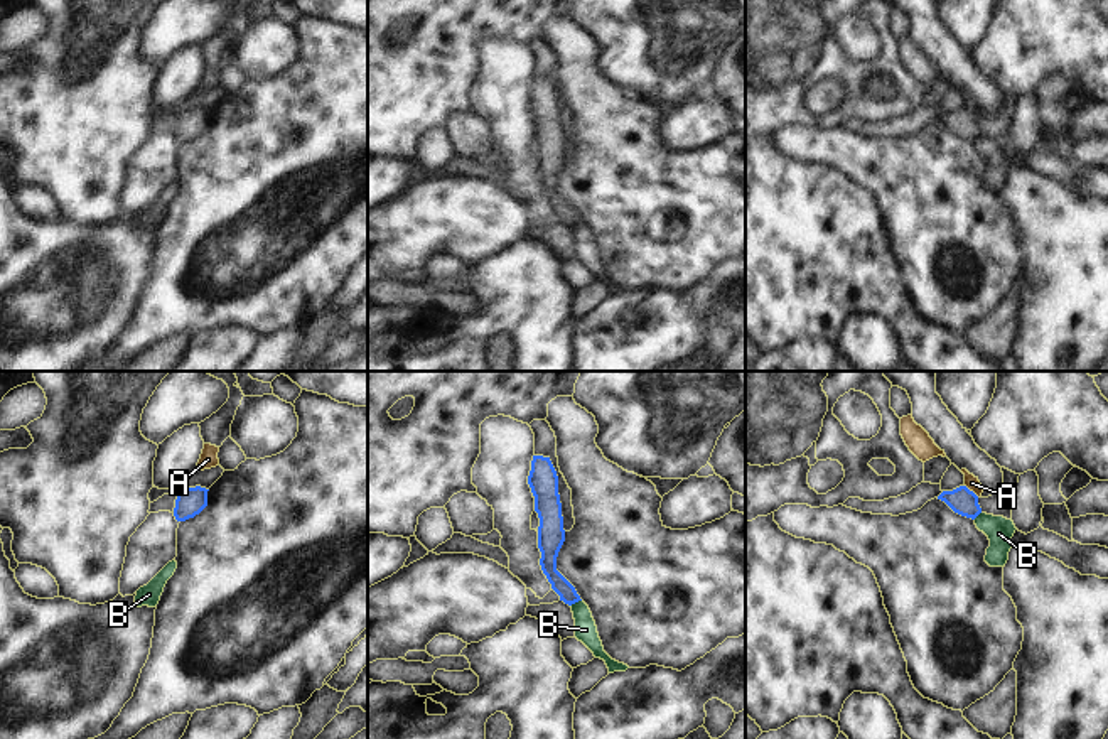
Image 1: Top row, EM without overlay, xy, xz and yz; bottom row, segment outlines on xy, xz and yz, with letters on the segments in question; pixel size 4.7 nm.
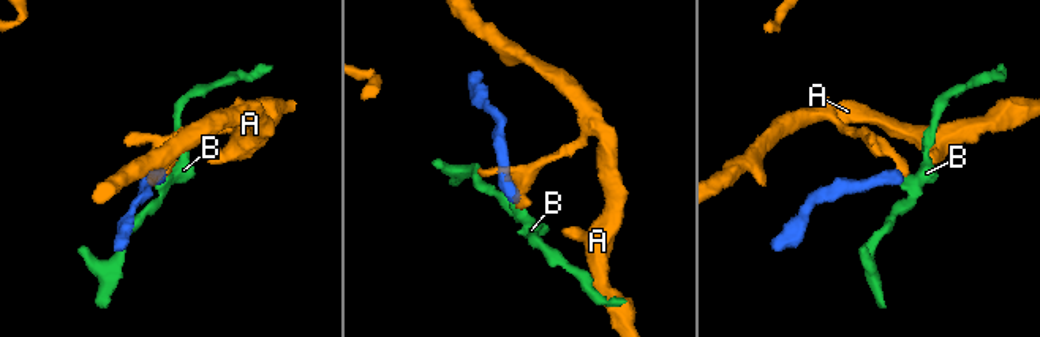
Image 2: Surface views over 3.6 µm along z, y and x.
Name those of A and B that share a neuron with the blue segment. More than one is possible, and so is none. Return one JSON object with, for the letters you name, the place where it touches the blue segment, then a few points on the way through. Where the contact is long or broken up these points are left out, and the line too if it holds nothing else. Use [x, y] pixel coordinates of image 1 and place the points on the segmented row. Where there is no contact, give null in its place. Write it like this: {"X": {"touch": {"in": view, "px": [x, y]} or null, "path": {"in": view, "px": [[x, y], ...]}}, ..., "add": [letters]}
{"add": []}

